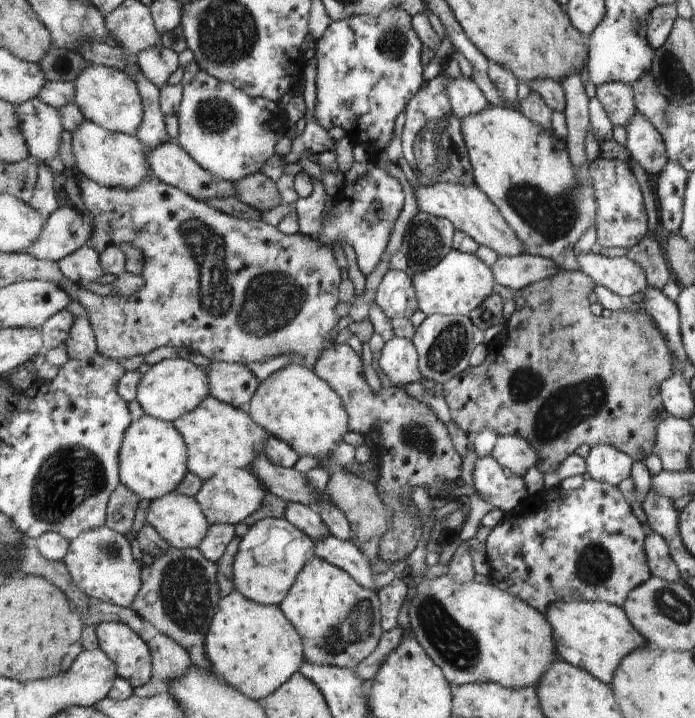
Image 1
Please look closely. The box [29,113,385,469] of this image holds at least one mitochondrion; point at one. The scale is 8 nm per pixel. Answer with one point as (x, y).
(268, 301)

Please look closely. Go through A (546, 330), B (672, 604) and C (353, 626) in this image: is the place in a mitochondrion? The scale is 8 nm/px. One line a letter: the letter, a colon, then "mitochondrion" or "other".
A: other
B: mitochondrion
C: mitochondrion

